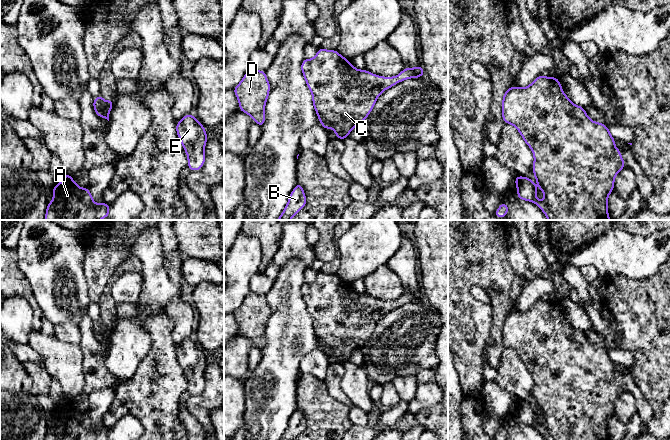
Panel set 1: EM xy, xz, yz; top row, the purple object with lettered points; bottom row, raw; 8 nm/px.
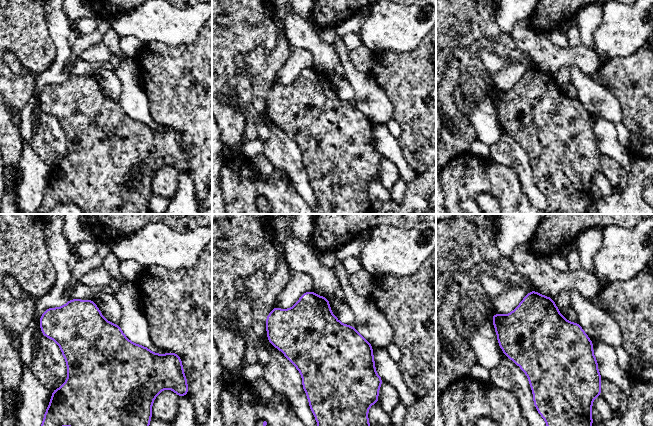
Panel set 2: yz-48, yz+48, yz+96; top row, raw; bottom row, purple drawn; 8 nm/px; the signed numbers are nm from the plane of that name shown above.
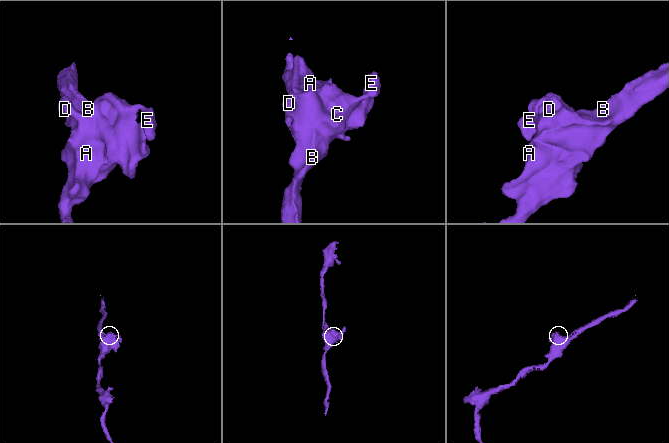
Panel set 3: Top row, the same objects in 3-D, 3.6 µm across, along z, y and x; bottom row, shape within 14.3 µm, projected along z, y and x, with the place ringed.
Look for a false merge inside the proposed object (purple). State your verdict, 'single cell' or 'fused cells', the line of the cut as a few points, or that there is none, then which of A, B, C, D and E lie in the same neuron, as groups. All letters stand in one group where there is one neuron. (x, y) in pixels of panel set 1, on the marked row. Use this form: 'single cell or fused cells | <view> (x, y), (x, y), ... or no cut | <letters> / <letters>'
single cell | no cut | A B C D E

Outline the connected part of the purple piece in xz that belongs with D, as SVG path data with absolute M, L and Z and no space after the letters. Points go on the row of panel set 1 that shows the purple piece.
M251 67L233 91L239 101L239 110L251 116L262 128L265 123L265 104L270 91L265 71Z

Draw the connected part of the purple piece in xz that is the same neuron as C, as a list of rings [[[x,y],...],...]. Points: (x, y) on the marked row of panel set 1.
[[[319,48],[312,59],[304,59],[301,70],[308,88],[312,93],[313,106],[322,127],[332,128],[336,138],[344,140],[355,126],[360,126],[368,117],[378,96],[388,88],[409,78],[424,76],[422,65],[416,68],[404,68],[394,77],[382,77],[367,70],[356,69],[349,60],[337,50]]]

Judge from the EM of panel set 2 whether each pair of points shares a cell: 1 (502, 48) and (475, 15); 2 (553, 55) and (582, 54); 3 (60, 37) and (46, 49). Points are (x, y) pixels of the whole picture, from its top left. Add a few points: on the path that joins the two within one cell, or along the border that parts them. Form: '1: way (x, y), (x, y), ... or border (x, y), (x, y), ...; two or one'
1: border (501, 32), (495, 39), (479, 38), (472, 44); two
2: way (560, 55), (575, 55); one
3: border (47, 20), (55, 47), (50, 66); two

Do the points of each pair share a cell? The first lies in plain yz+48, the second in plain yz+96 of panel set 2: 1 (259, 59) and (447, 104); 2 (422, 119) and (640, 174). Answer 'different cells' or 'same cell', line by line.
1: same cell
2: different cells

